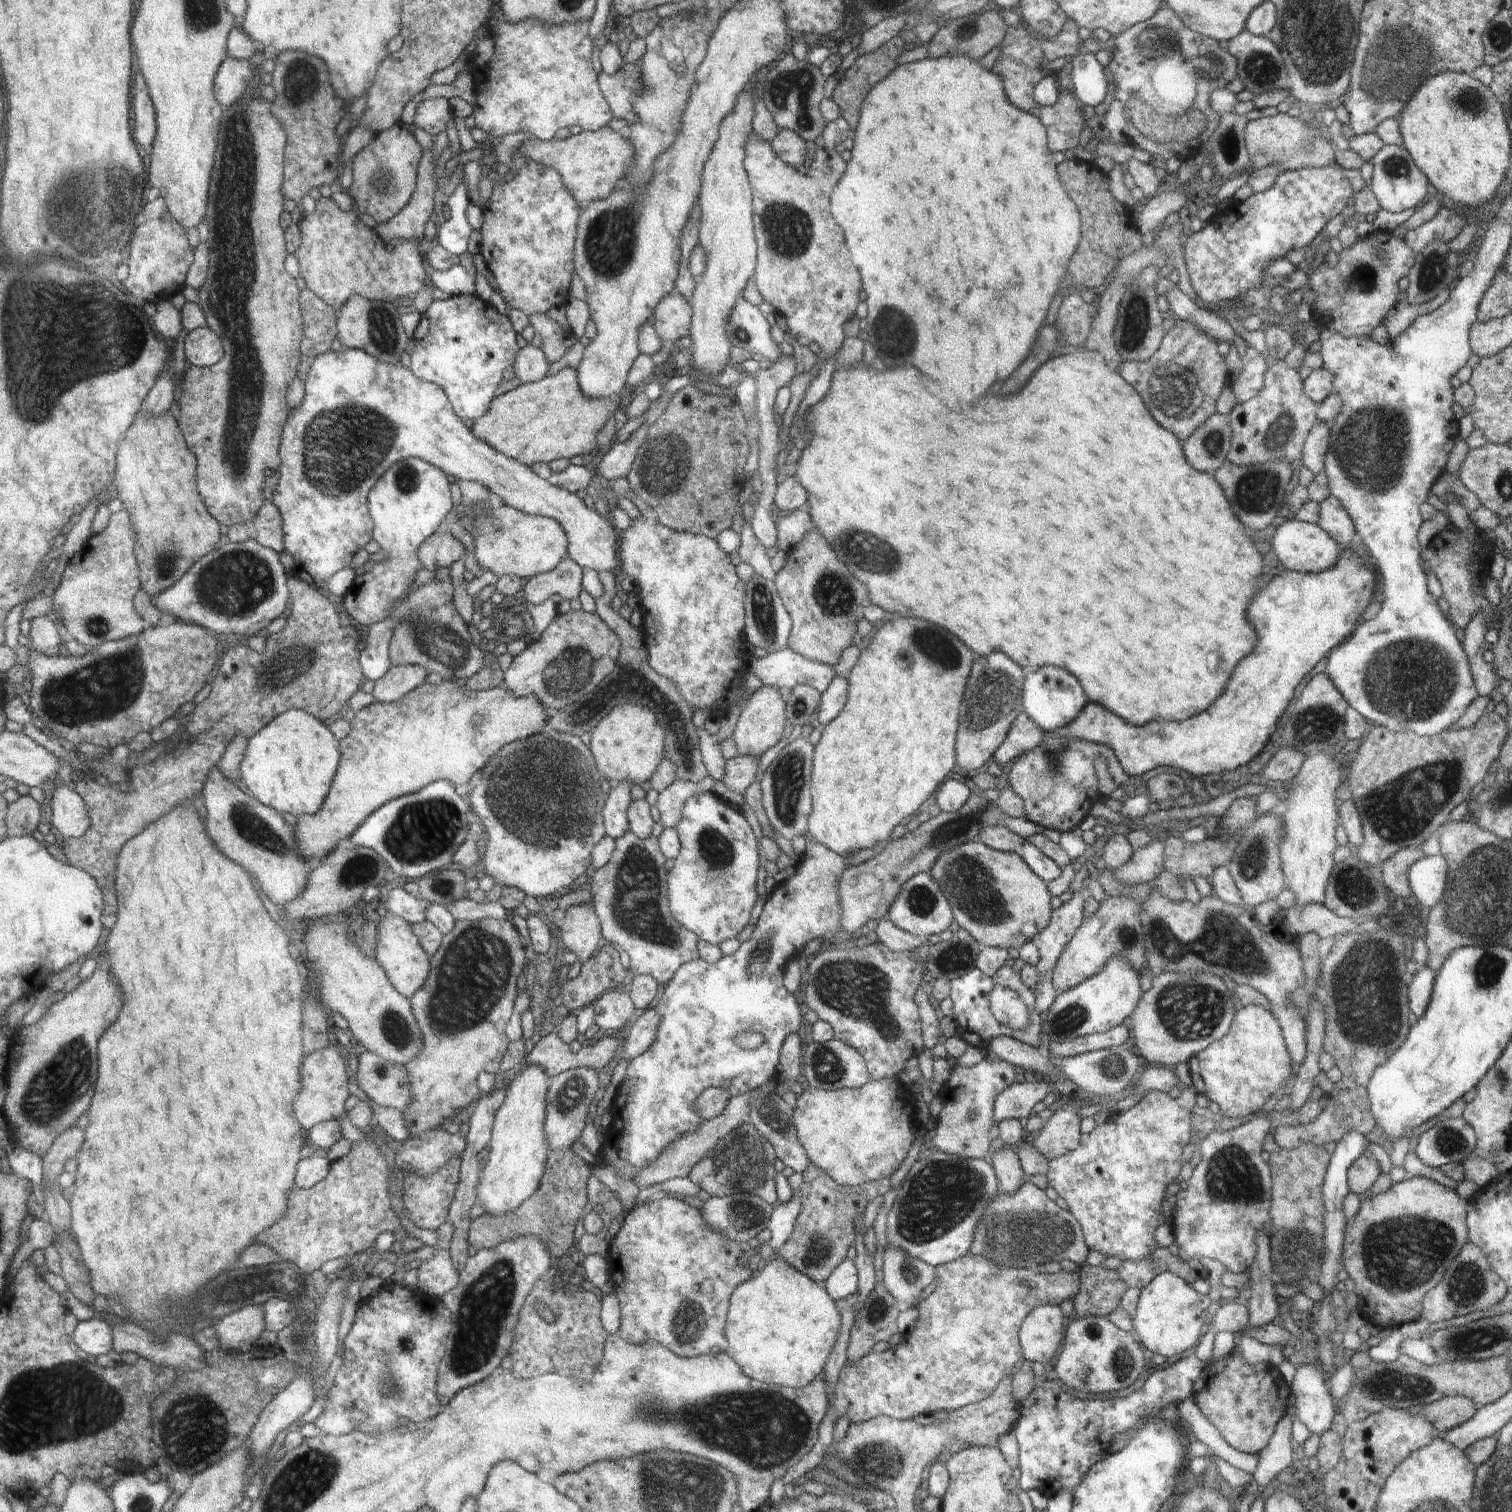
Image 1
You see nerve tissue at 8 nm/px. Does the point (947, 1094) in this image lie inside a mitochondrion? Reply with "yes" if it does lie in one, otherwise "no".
no

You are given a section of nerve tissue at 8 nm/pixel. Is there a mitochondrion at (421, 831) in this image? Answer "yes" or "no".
yes

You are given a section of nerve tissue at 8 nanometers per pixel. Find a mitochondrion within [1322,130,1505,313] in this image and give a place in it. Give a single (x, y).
(1433, 271)

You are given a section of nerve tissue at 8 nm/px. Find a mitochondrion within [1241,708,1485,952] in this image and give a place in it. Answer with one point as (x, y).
(1426, 789)

